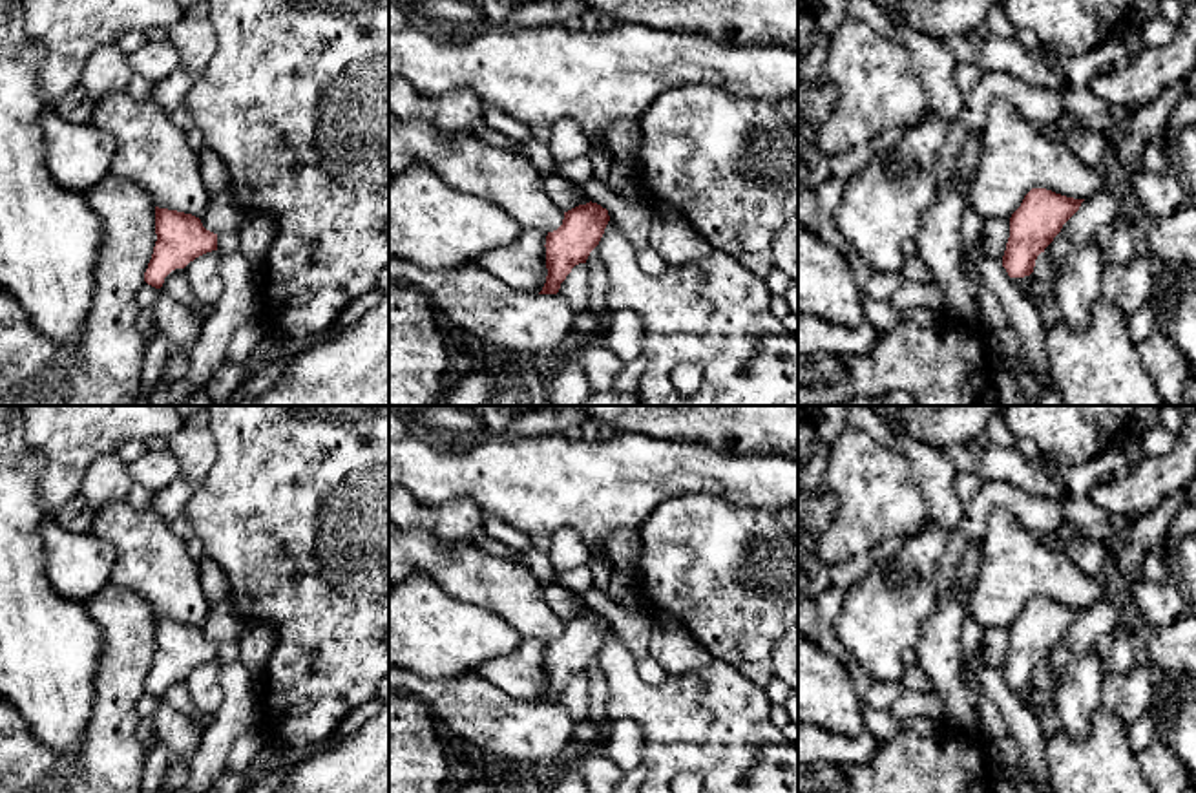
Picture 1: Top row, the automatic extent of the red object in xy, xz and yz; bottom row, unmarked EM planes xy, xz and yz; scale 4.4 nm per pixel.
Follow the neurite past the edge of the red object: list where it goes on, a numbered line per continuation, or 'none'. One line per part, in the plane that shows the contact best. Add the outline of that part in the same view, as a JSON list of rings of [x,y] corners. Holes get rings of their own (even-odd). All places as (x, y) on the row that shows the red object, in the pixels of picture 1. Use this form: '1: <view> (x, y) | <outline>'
none

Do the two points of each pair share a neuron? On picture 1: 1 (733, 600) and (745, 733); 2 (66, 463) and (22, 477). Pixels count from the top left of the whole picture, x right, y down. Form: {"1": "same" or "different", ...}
{"1": "different", "2": "different"}

